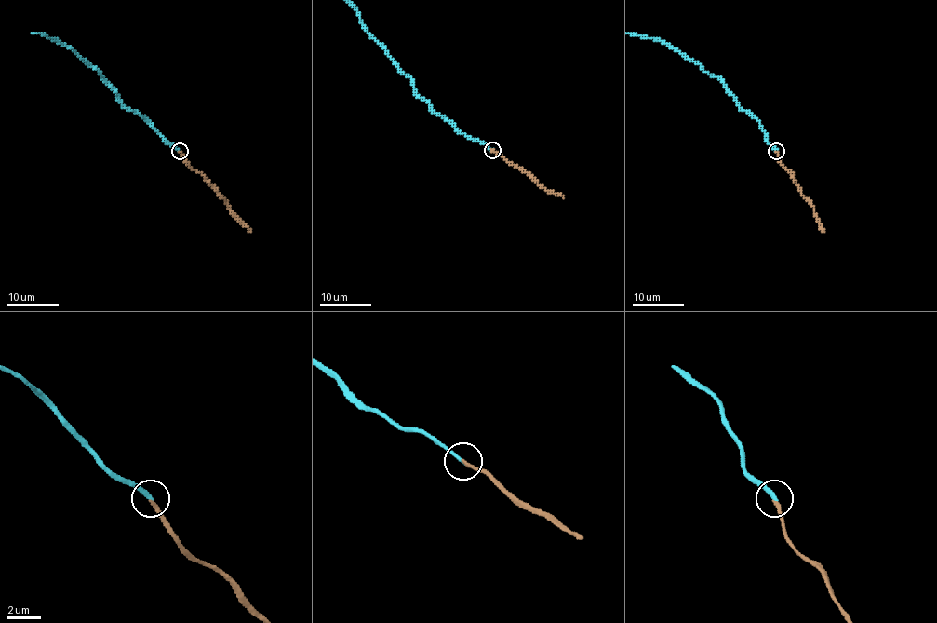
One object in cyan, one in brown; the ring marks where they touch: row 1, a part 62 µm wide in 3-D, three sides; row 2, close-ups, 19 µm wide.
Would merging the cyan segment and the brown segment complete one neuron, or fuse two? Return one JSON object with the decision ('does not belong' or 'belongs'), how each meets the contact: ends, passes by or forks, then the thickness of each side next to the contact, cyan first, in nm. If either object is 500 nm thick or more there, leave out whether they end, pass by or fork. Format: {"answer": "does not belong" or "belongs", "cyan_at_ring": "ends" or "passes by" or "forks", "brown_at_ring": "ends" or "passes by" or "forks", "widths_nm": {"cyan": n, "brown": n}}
{"answer": "belongs", "cyan_at_ring": "ends", "brown_at_ring": "ends", "widths_nm": {"cyan": 240, "brown": 200}}

